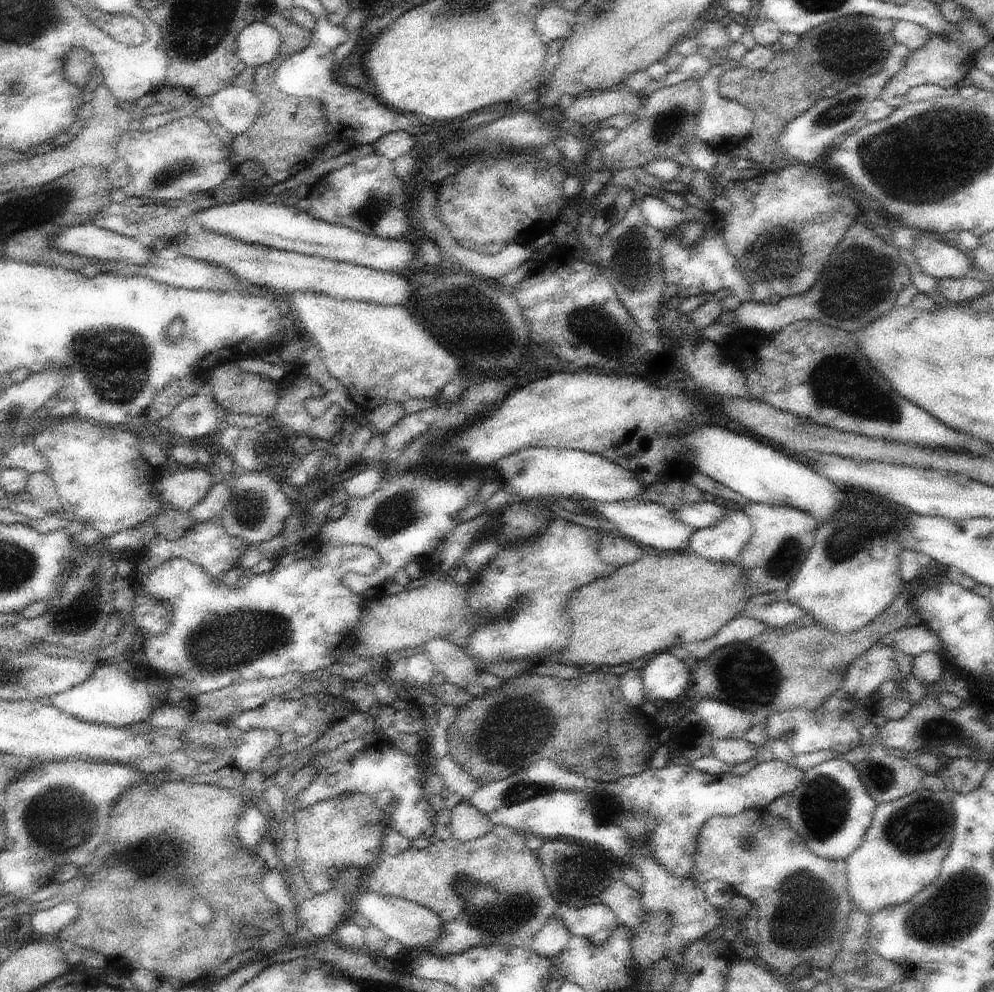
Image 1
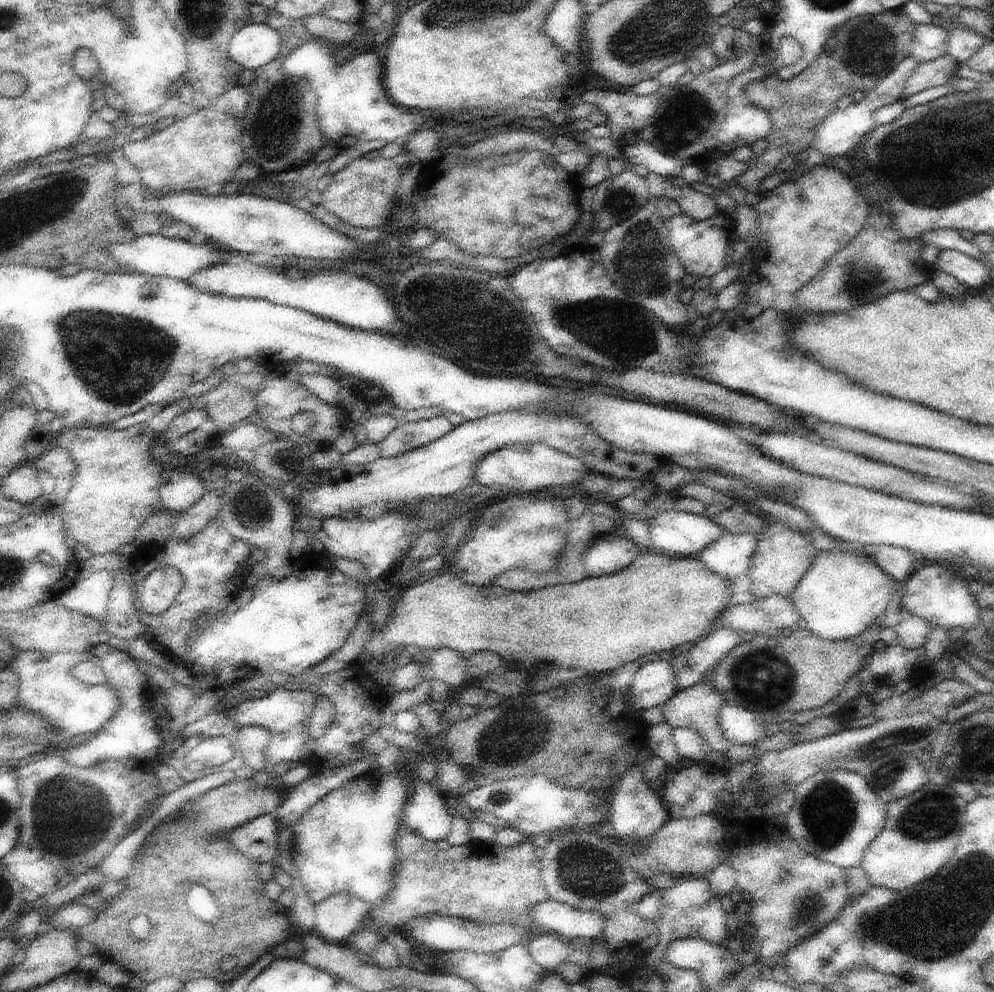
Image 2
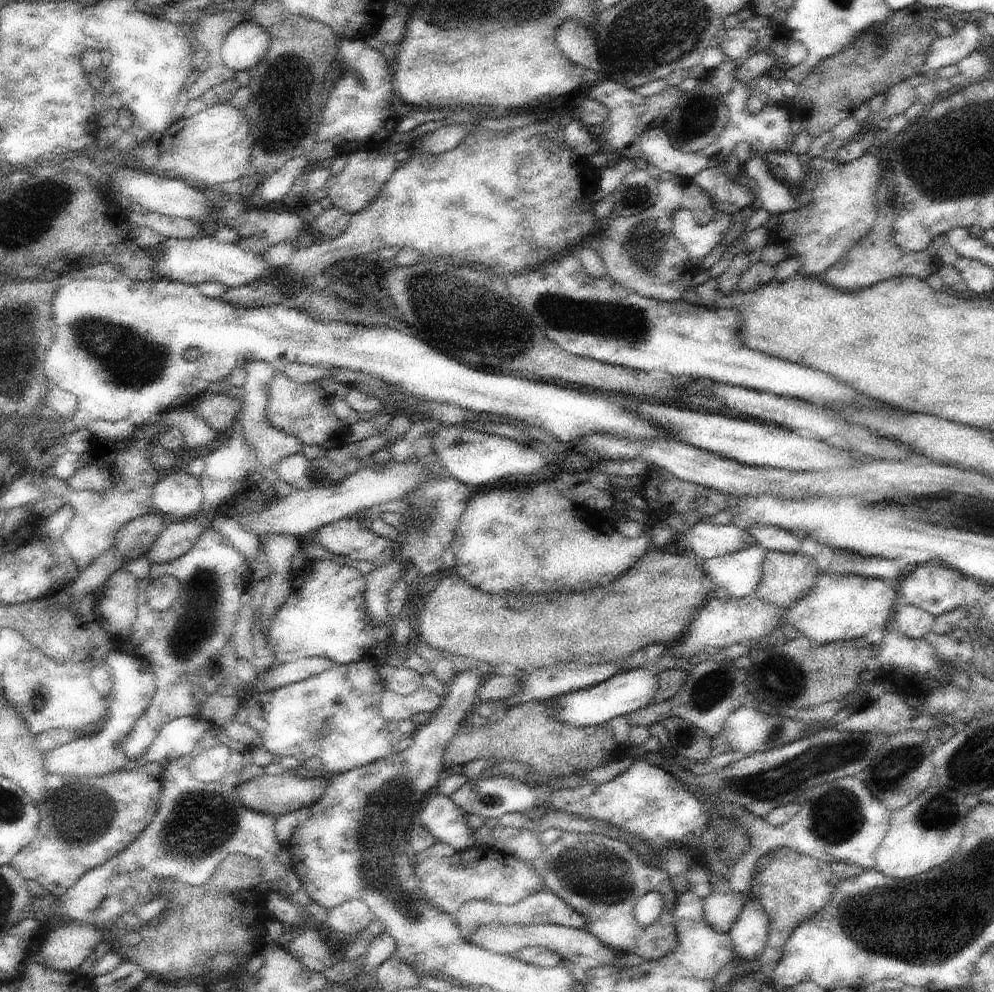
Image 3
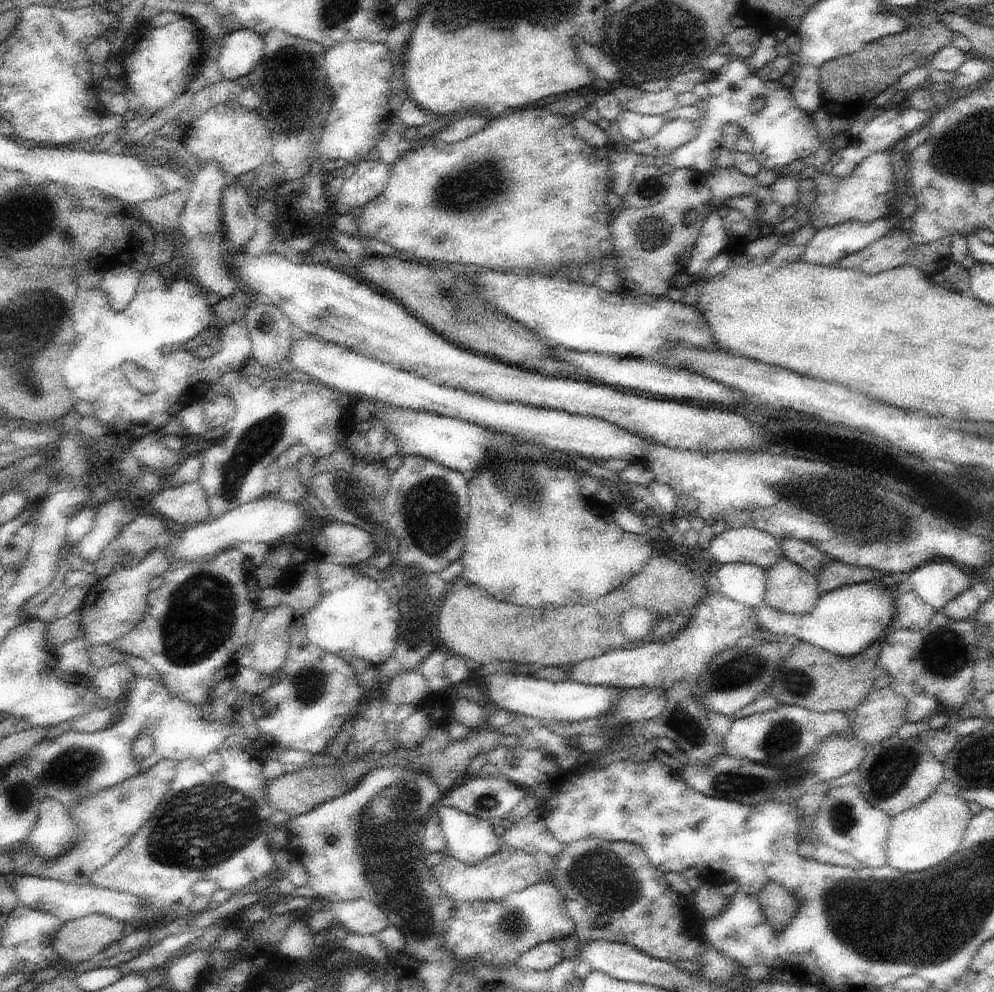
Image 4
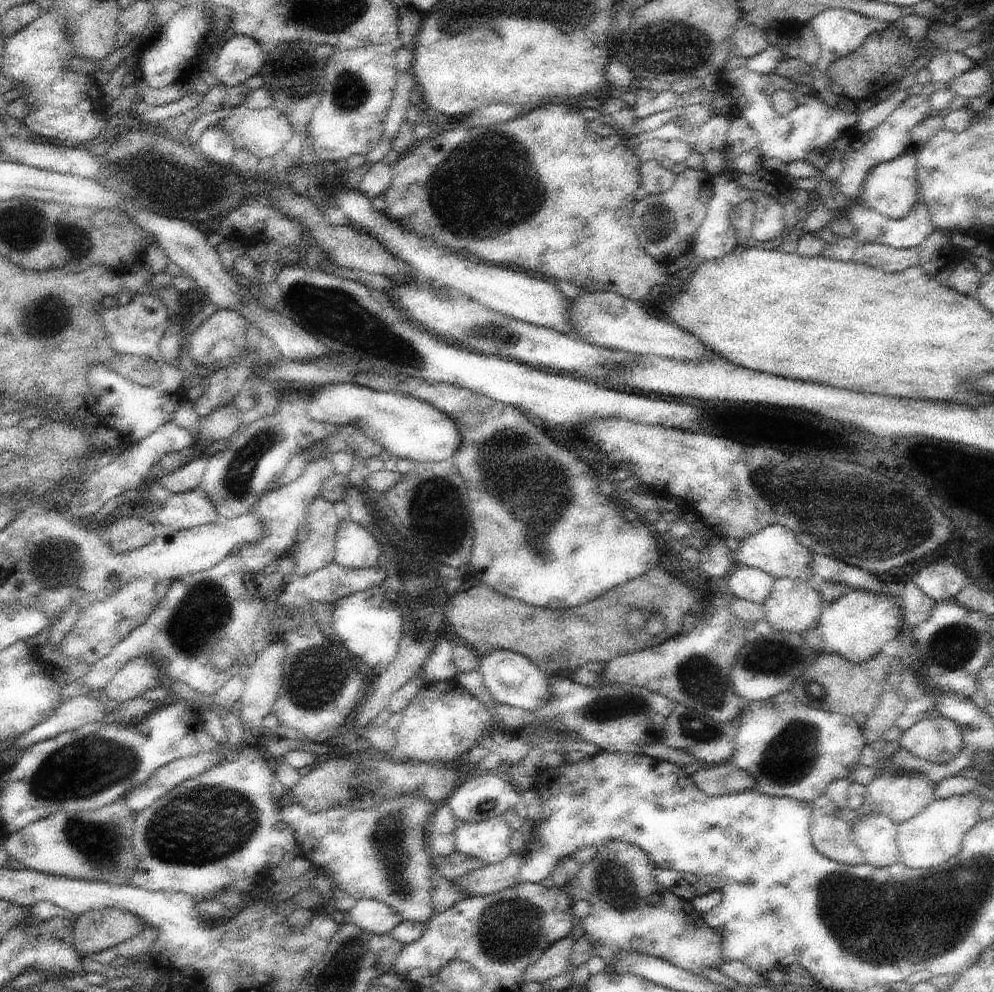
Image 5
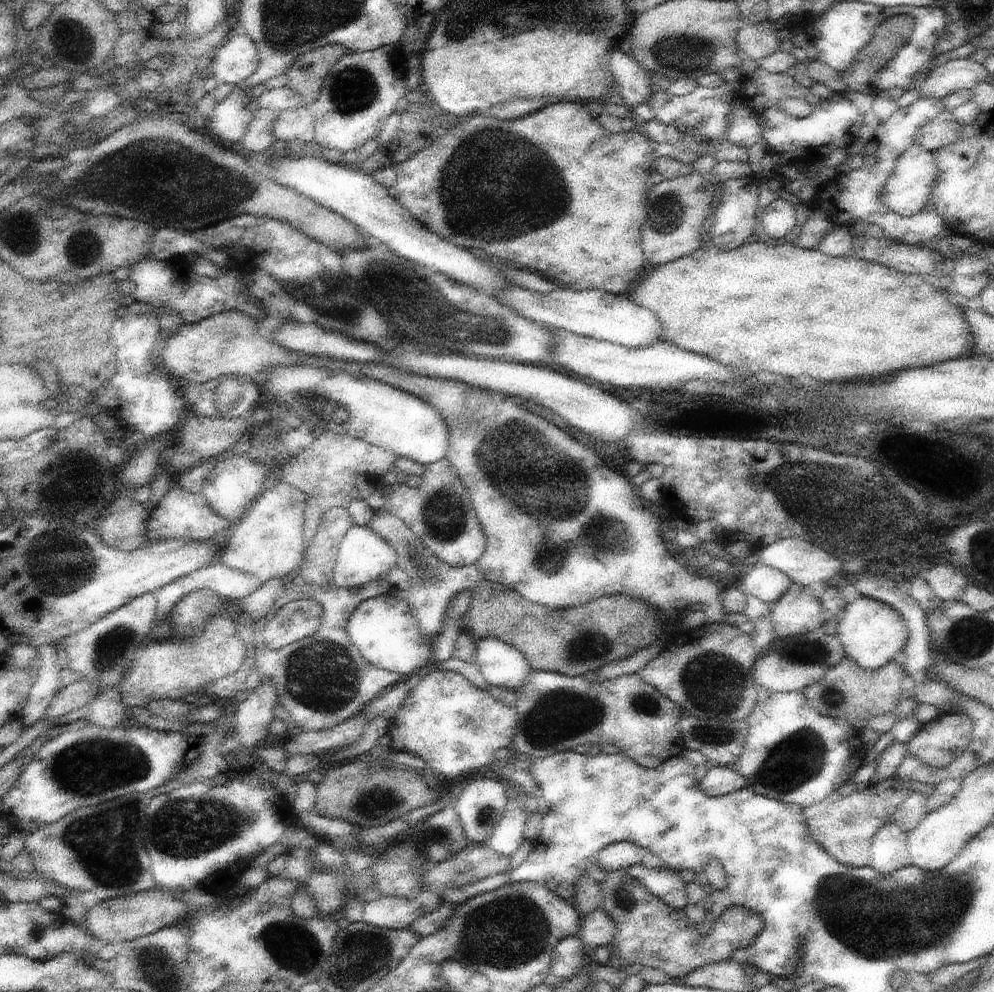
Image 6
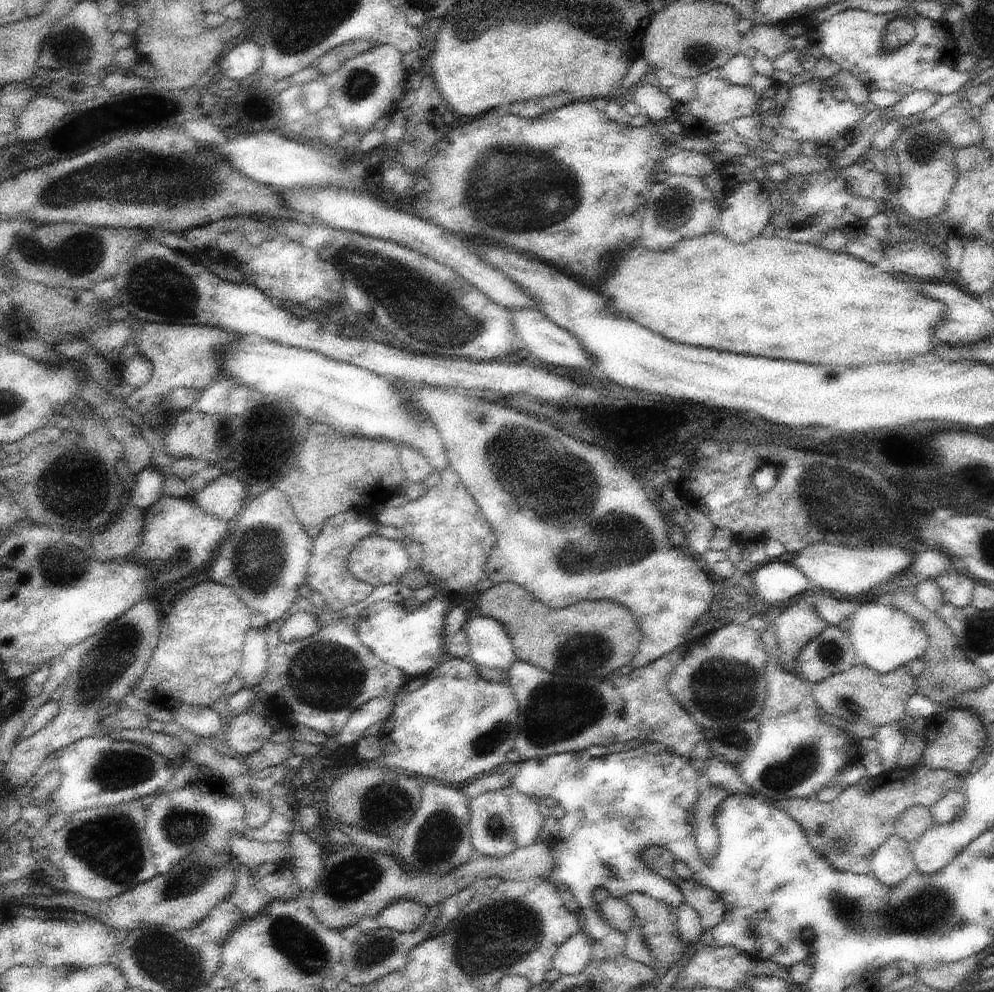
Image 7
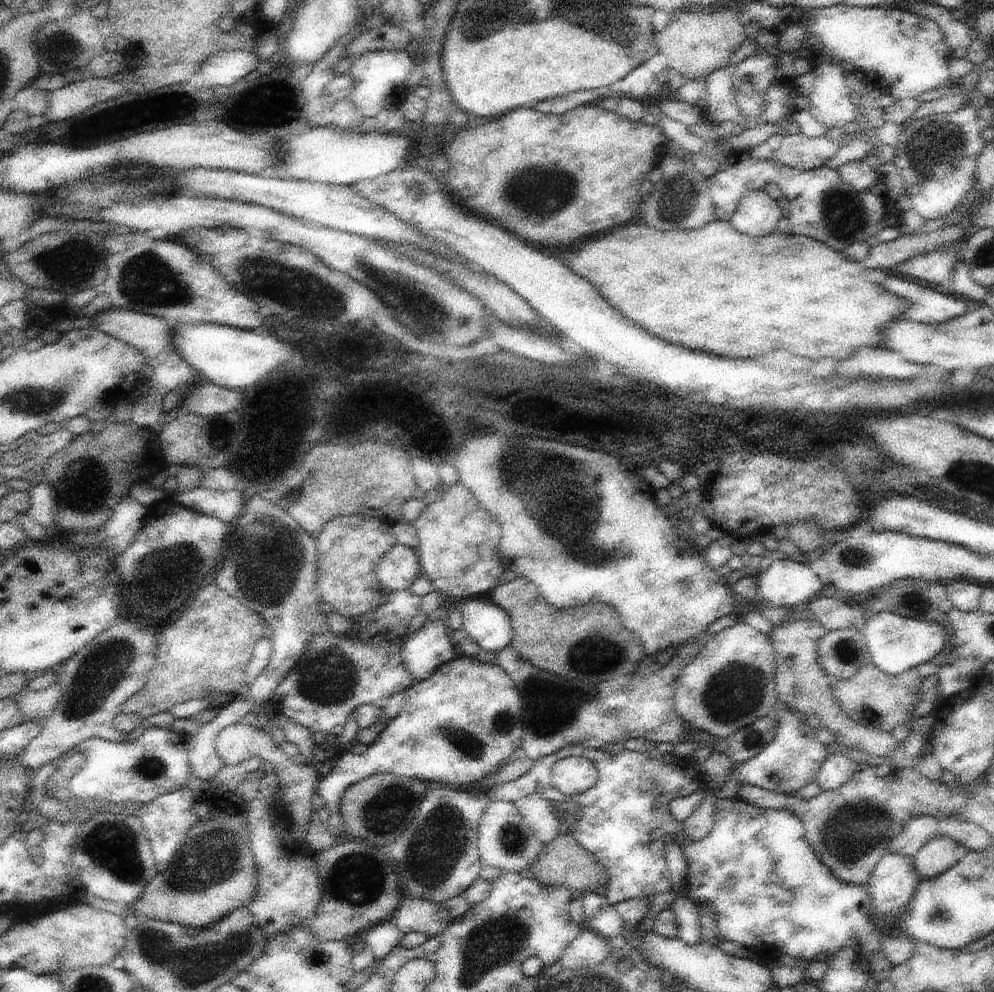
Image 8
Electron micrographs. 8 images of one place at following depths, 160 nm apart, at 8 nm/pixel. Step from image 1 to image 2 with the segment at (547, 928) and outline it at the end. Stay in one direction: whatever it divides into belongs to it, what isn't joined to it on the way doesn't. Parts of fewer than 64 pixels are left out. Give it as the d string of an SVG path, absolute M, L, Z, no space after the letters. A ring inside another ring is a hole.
M546 928L527 947L533 961L548 972L555 971L562 962L566 962L571 953L570 942Z

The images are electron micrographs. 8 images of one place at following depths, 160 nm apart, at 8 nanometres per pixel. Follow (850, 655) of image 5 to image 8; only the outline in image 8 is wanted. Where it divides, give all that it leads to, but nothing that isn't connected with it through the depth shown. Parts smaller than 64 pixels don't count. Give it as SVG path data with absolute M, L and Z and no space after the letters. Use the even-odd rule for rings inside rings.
M890 612L868 616L869 619L862 628L863 636L871 655L871 663L883 672L893 676L906 673L914 667L932 661L947 648L949 637L942 624L928 620L920 622L920 620L904 618Z

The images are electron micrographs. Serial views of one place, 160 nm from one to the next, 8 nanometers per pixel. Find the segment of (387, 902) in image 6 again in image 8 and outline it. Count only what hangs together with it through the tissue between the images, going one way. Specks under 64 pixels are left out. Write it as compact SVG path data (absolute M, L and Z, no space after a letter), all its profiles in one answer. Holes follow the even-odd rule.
M404 897L401 906L392 914L392 922L403 935L422 932L430 937L444 934L451 922L444 903Z

